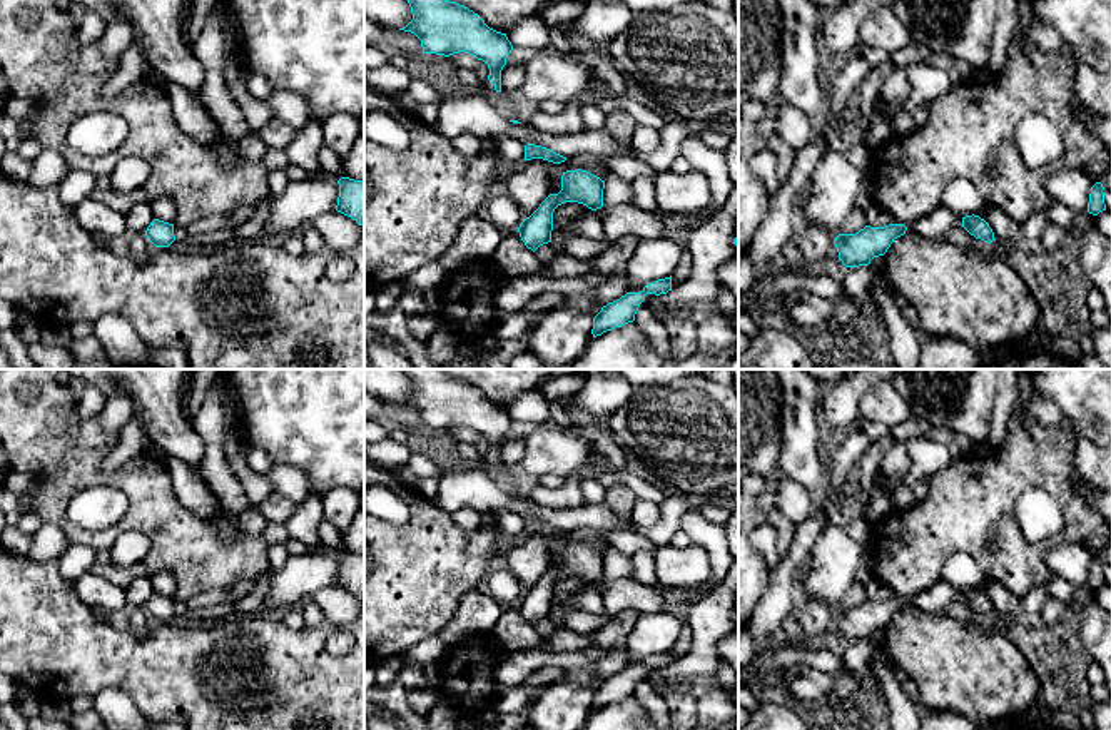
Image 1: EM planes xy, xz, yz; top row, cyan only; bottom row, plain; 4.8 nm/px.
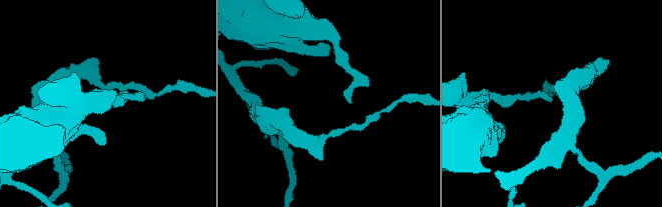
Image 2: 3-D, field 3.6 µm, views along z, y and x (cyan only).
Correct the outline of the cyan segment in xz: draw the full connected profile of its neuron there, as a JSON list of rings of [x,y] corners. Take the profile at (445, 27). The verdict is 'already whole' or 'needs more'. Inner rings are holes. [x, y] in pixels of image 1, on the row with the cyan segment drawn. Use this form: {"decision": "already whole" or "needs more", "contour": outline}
{"decision": "already whole", "contour": [[[408,0],[413,20],[399,28],[414,33],[421,40],[423,53],[436,53],[449,57],[453,53],[466,52],[478,60],[483,60],[490,75],[488,80],[501,92],[501,70],[513,50],[506,33],[490,28],[484,20],[464,5],[449,0]]]}

